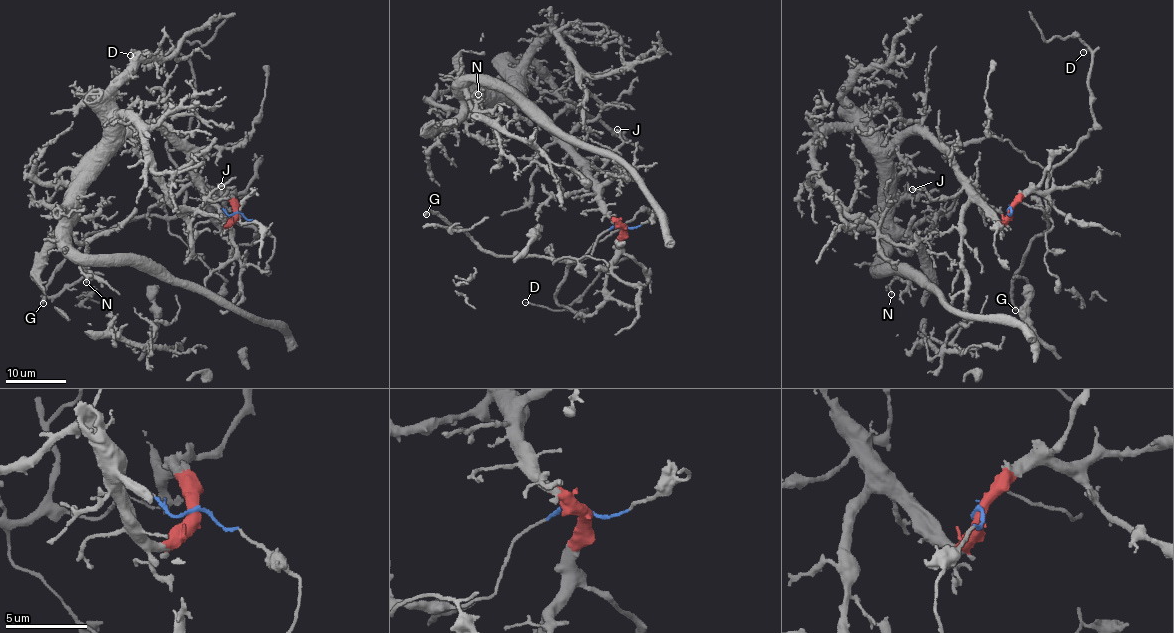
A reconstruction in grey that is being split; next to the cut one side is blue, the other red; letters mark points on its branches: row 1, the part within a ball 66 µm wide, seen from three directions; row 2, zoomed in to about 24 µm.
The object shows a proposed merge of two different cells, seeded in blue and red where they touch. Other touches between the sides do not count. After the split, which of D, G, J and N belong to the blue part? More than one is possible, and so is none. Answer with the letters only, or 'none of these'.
D, G

